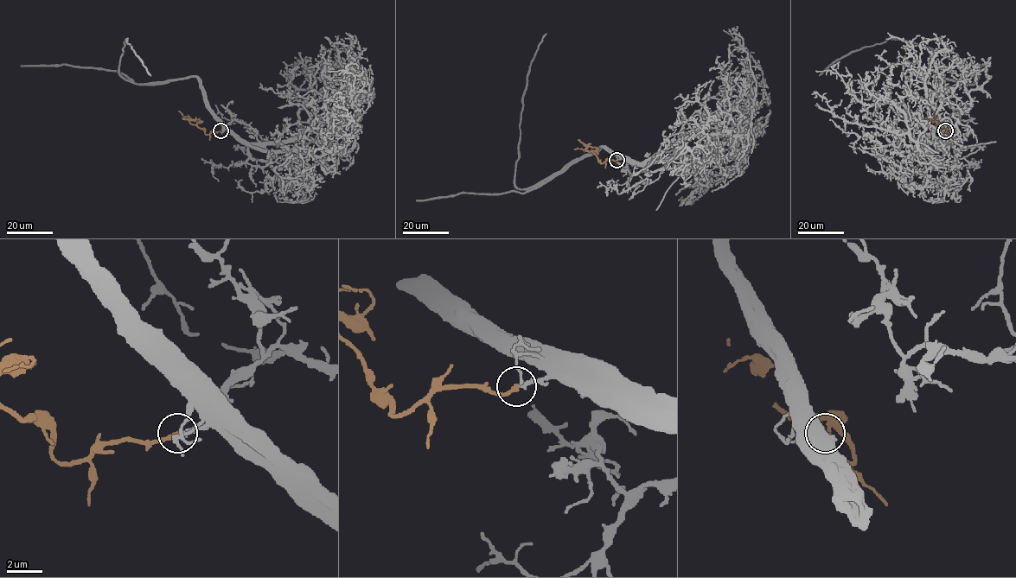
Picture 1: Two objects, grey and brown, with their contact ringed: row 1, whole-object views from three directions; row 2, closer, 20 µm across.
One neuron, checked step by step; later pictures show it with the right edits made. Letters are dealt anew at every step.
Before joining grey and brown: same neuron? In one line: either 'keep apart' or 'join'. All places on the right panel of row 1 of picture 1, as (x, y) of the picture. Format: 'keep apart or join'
join

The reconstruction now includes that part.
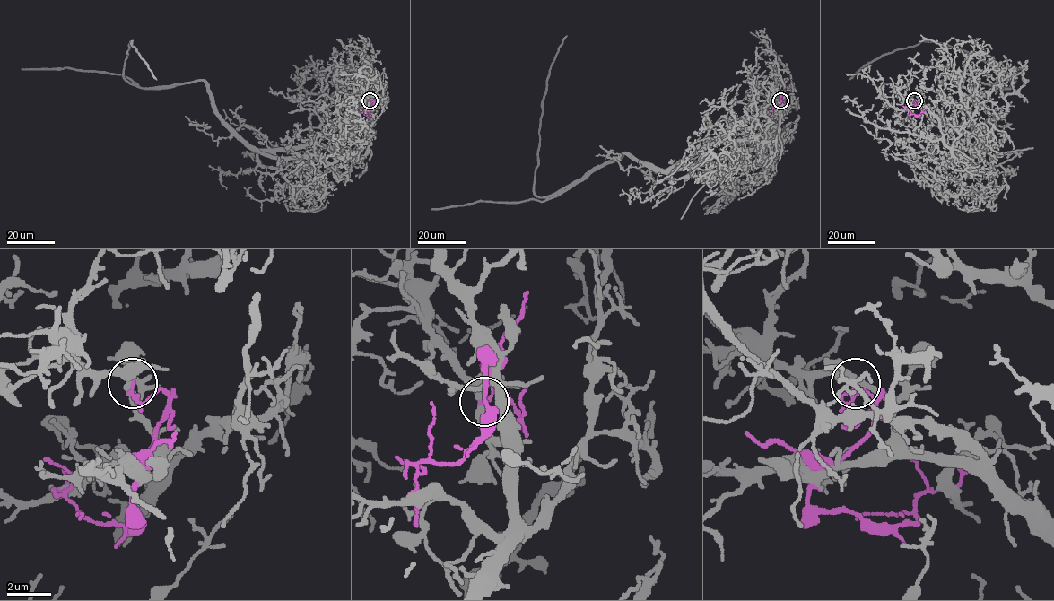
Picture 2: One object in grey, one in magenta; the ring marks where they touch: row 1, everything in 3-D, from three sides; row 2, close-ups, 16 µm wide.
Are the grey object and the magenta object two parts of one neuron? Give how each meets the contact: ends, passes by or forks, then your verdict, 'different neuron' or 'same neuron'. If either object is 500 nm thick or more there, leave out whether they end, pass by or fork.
grey passes by; magenta ends there; different neuron

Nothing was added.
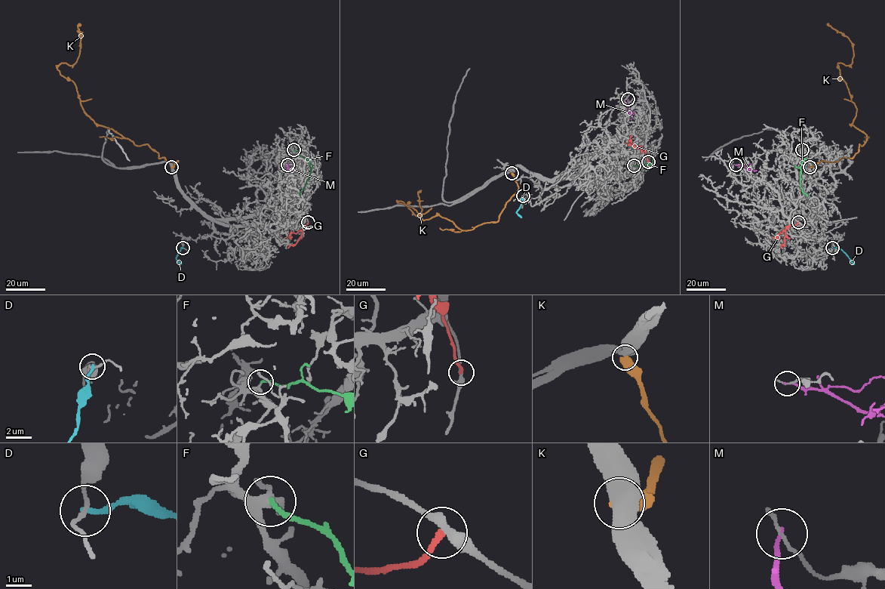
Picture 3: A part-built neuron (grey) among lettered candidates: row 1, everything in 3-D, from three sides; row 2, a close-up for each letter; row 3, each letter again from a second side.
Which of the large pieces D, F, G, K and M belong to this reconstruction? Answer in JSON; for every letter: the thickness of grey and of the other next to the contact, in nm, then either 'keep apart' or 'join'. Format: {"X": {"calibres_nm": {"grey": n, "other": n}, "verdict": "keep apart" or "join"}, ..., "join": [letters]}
{"D": {"calibres_nm": {"grey": 120, "other": 200}, "verdict": "keep apart"}, "F": {"calibres_nm": {"grey": 240, "other": 200}, "verdict": "keep apart"}, "G": {"calibres_nm": {"grey": 360, "other": 240}, "verdict": "keep apart"}, "K": {"calibres_nm": {"grey": 600, "other": 550}, "verdict": "keep apart"}, "M": {"calibres_nm": {"grey": 140, "other": 150}, "verdict": "keep apart"}, "join": []}

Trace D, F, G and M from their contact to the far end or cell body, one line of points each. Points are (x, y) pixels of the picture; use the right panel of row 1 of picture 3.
D: (832, 248), (840, 249), (854, 263)
F: (802, 149), (803, 160), (800, 168), (800, 186), (806, 196)
G: (798, 222), (786, 229), (785, 243), (781, 248)
M: (735, 164), (757, 171)

